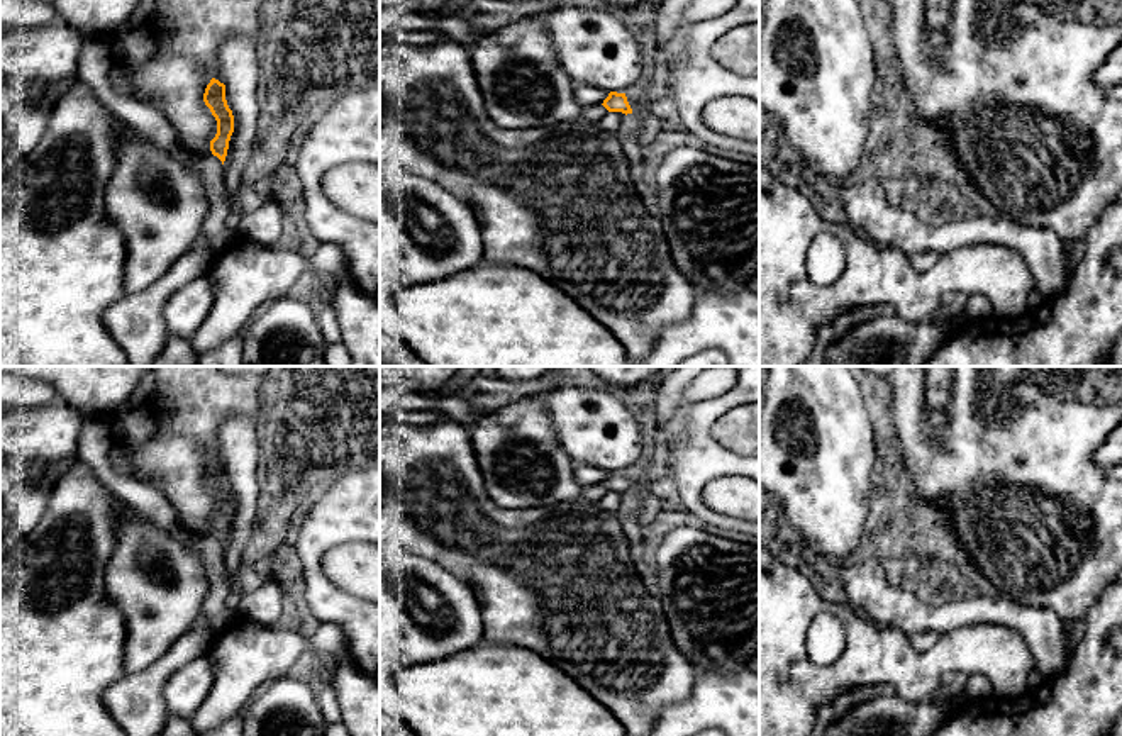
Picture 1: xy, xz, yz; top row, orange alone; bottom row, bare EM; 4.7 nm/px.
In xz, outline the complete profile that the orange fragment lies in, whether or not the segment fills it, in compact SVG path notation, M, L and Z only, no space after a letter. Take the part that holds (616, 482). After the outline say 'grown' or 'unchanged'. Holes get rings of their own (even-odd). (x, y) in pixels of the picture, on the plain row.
M707 366L700 371L685 392L685 402L676 415L664 426L658 424L654 441L647 446L649 470L641 477L627 477L625 473L610 471L603 480L608 492L644 493L653 482L666 480L671 475L668 444L678 439L685 431L686 409L692 402L722 397L737 383L736 366Z; grown

